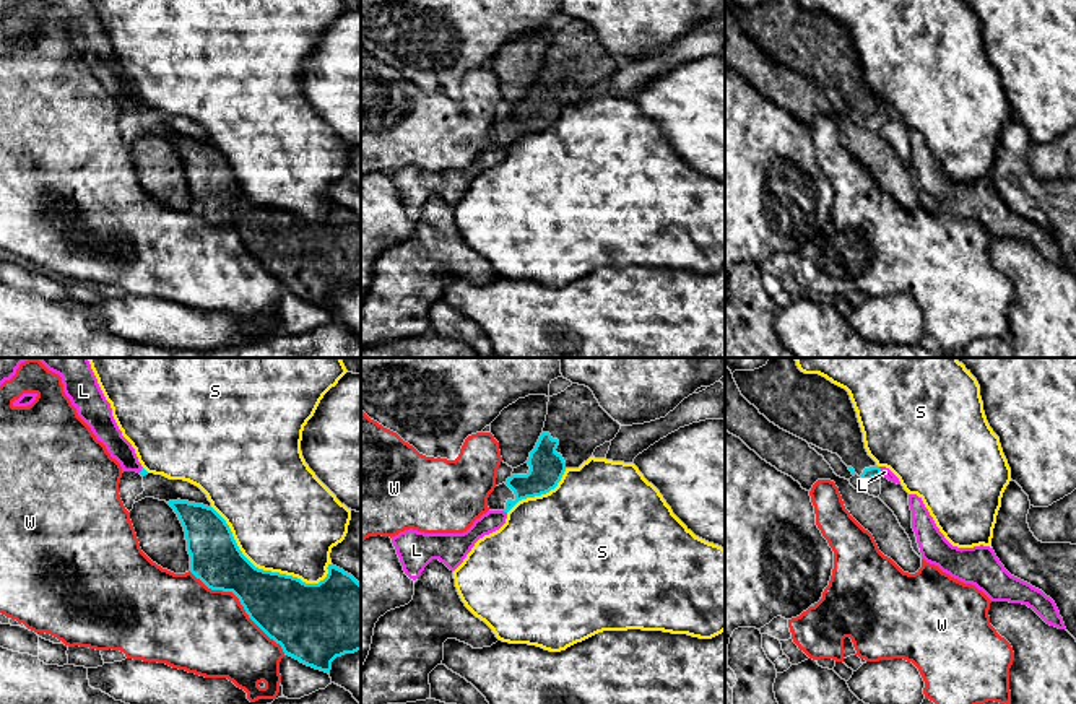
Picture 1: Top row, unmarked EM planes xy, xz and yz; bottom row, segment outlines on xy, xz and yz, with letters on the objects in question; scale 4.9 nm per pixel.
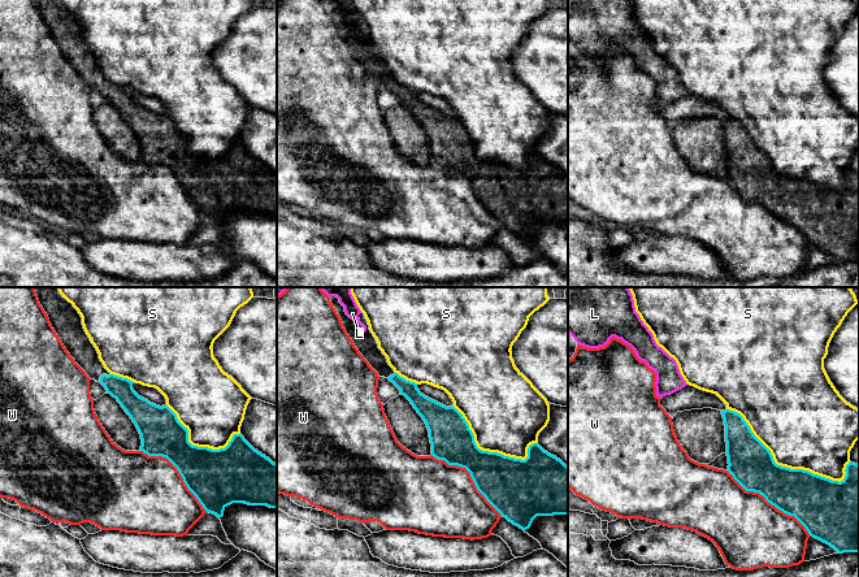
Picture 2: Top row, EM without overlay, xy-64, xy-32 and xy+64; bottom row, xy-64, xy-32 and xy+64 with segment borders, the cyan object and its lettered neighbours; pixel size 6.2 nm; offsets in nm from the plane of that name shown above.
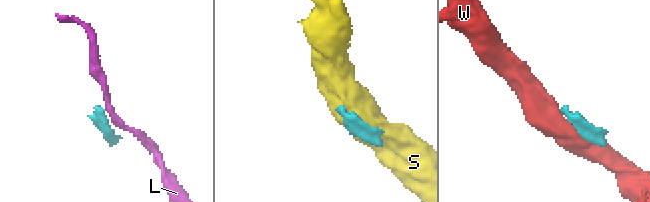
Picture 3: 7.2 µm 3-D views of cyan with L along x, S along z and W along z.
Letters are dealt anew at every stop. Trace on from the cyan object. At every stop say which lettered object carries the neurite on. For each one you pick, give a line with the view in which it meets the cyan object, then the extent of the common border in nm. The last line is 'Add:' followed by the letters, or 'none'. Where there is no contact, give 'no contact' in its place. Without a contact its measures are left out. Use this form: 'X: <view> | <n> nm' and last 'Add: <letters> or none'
Add: none

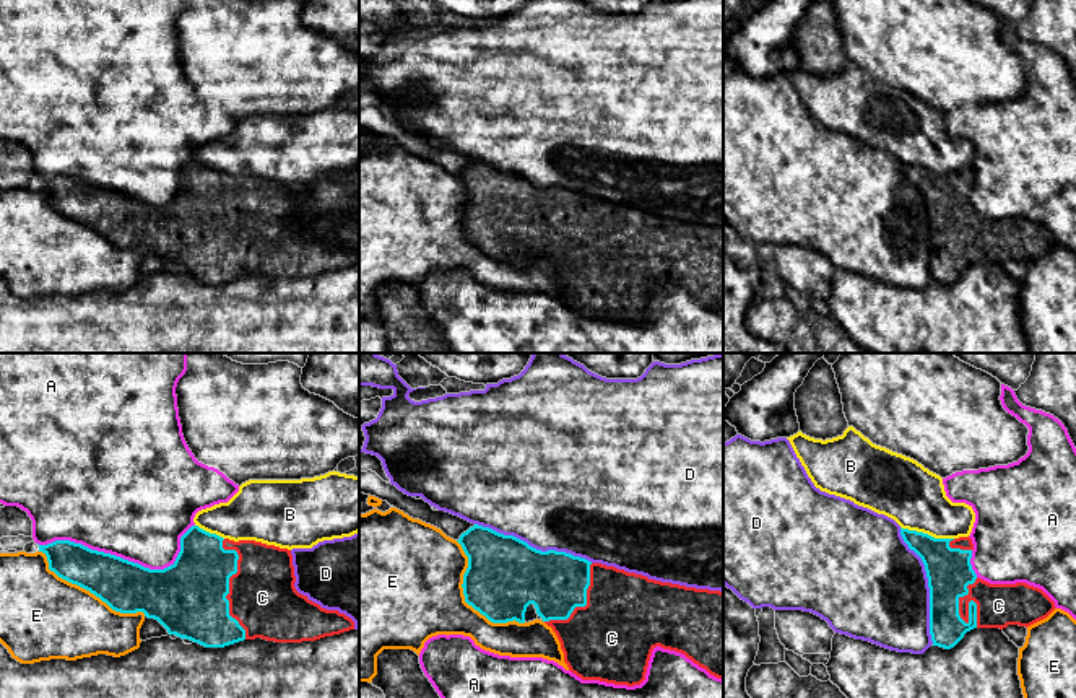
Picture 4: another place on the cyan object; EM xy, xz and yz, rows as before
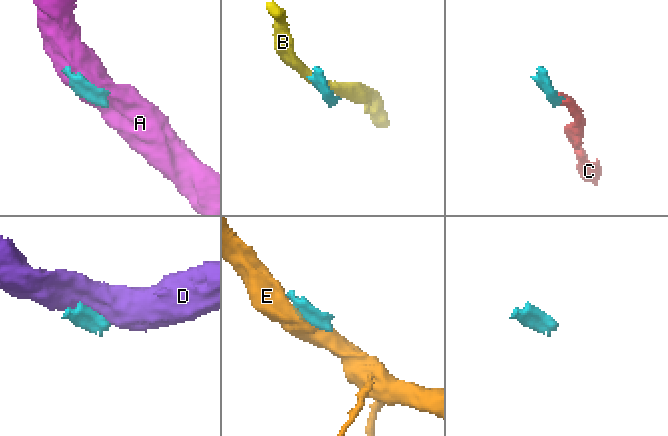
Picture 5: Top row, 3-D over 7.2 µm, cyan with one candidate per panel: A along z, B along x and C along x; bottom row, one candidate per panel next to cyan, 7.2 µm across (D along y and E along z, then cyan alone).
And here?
C: xy | 500 nm
Add: C

